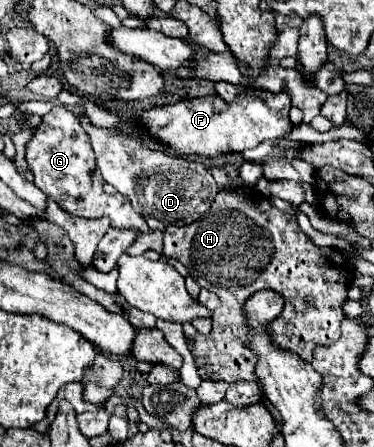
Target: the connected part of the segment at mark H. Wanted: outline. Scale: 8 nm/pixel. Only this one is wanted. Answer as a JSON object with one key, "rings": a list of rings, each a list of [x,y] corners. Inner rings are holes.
{"rings":[[[249,187],[221,189],[215,201],[219,201],[219,209],[215,207],[215,213],[207,213],[205,217],[197,219],[193,225],[185,225],[185,227],[169,225],[163,237],[163,253],[185,263],[189,273],[193,273],[193,279],[197,281],[197,285],[213,291],[221,299],[221,305],[213,311],[211,333],[205,337],[197,333],[193,347],[189,343],[189,349],[197,361],[201,377],[213,379],[213,381],[227,381],[227,383],[257,381],[255,361],[259,357],[255,351],[247,347],[249,321],[245,319],[247,317],[245,301],[263,289],[273,289],[285,299],[285,307],[281,315],[267,325],[269,337],[277,347],[281,345],[281,349],[293,351],[301,359],[311,363],[311,353],[317,345],[329,345],[339,339],[339,323],[345,317],[343,303],[349,299],[347,297],[347,283],[349,283],[347,257],[339,249],[335,249],[335,257],[333,257],[331,247],[317,247],[315,243],[311,243],[311,239],[299,229],[297,219],[293,215],[273,207],[271,201],[265,201],[265,197],[261,197],[261,193],[257,193],[255,189],[249,189]],[[305,297],[313,297],[313,303],[309,305]]]}

